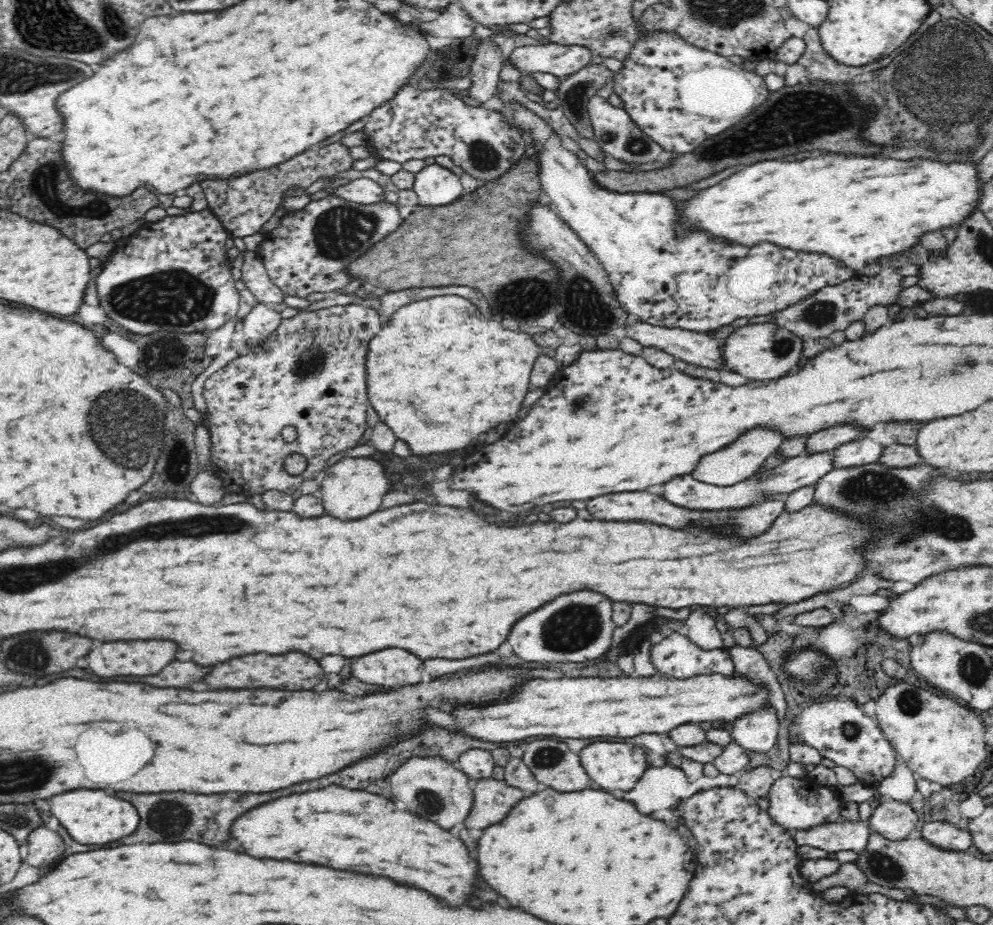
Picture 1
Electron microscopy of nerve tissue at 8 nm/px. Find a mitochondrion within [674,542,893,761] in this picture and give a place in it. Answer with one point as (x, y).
(850, 730)

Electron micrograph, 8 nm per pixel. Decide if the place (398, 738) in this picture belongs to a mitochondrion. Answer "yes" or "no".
no

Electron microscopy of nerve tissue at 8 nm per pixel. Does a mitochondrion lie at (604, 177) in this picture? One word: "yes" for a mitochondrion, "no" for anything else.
no

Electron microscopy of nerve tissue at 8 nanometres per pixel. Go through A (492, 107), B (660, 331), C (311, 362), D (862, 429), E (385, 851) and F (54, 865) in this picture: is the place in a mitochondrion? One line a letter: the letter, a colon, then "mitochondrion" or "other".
A: other
B: other
C: mitochondrion
D: other
E: other
F: other

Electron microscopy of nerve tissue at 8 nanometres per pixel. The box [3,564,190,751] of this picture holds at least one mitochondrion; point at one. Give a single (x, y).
(41, 663)

